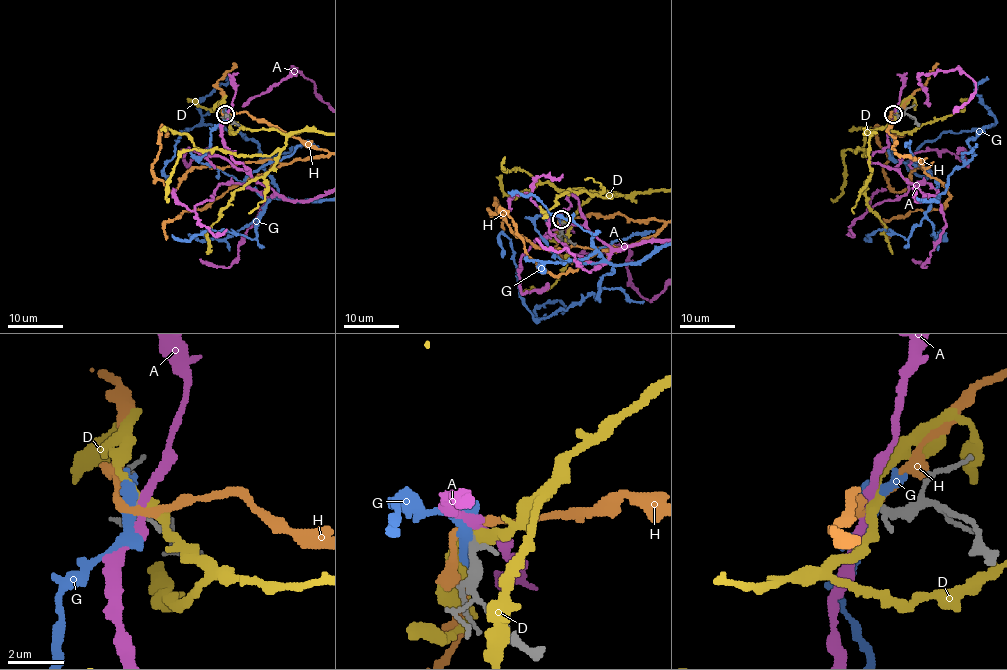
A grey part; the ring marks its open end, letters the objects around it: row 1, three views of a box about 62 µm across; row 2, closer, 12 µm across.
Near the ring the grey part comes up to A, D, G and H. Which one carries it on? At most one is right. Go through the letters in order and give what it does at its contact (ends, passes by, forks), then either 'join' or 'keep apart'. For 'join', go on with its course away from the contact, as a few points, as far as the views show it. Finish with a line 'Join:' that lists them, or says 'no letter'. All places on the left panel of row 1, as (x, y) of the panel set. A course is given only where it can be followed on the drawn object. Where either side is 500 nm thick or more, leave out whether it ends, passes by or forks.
A: it passes by; keep apart
D: it passes by; keep apart
G: it passes by; keep apart
H: it passes by; keep apart
Join: no letter

